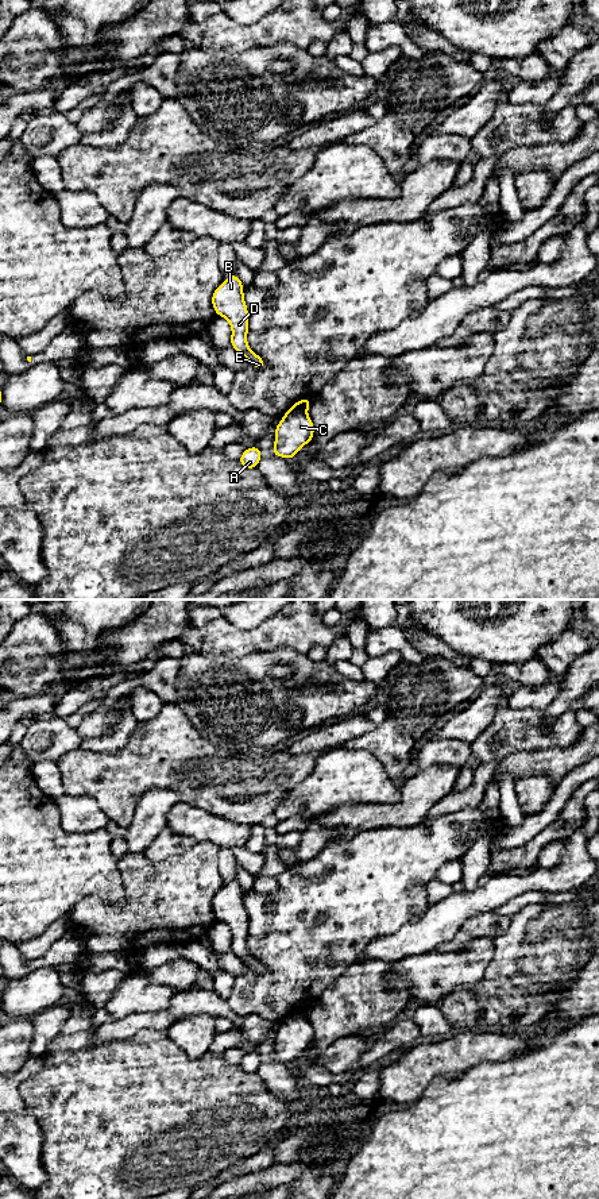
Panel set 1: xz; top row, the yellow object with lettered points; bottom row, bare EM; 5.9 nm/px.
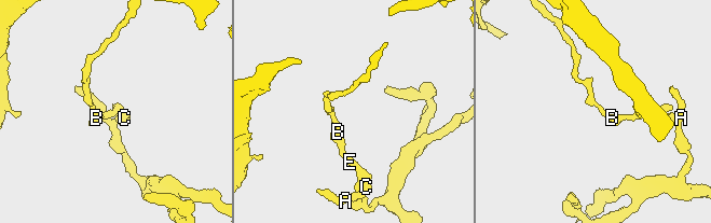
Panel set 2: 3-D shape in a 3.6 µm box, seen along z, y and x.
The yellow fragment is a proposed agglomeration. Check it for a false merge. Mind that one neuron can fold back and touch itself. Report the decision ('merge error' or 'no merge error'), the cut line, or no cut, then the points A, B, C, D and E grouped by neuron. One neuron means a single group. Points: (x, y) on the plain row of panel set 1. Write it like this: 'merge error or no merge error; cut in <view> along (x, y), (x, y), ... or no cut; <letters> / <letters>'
merge error; cut in xz along (289, 1016), (305, 1017); A C / B D E

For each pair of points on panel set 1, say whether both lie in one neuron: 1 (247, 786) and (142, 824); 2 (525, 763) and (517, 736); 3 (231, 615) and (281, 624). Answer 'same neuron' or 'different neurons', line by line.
1: different neurons
2: different neurons
3: different neurons

